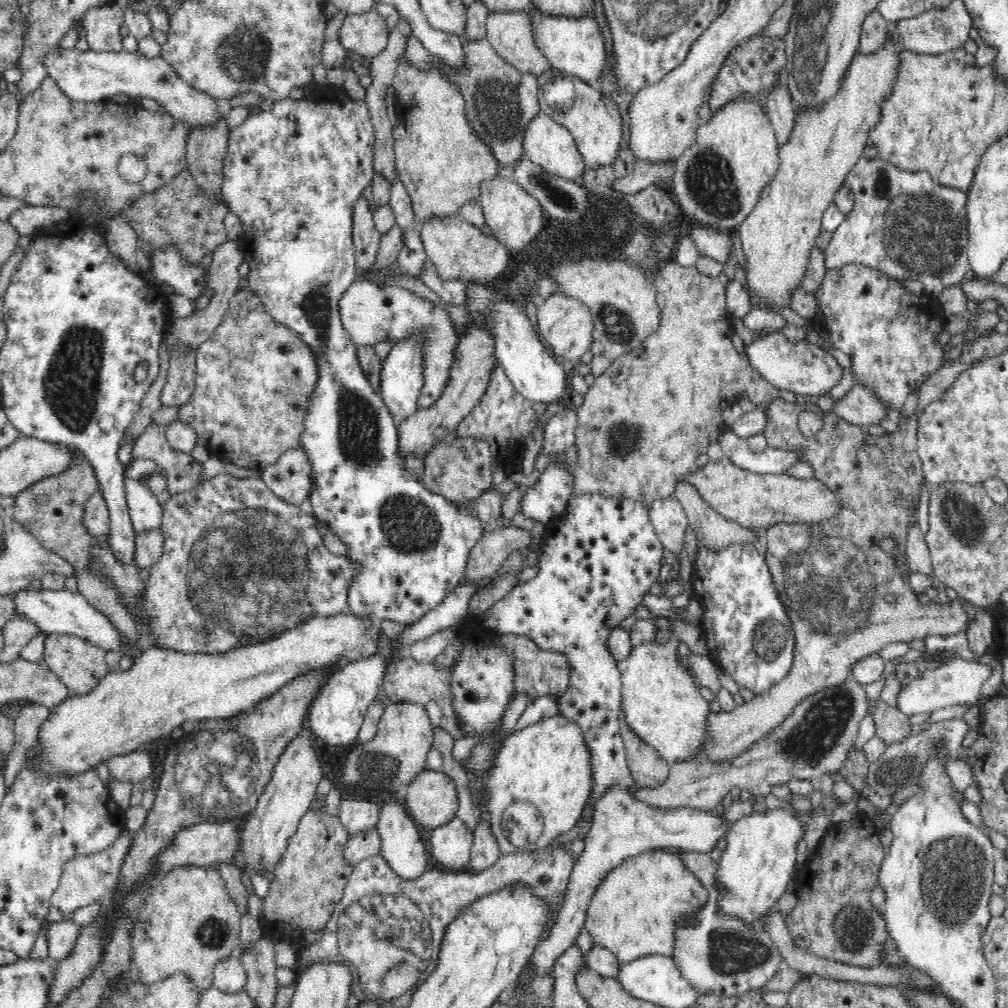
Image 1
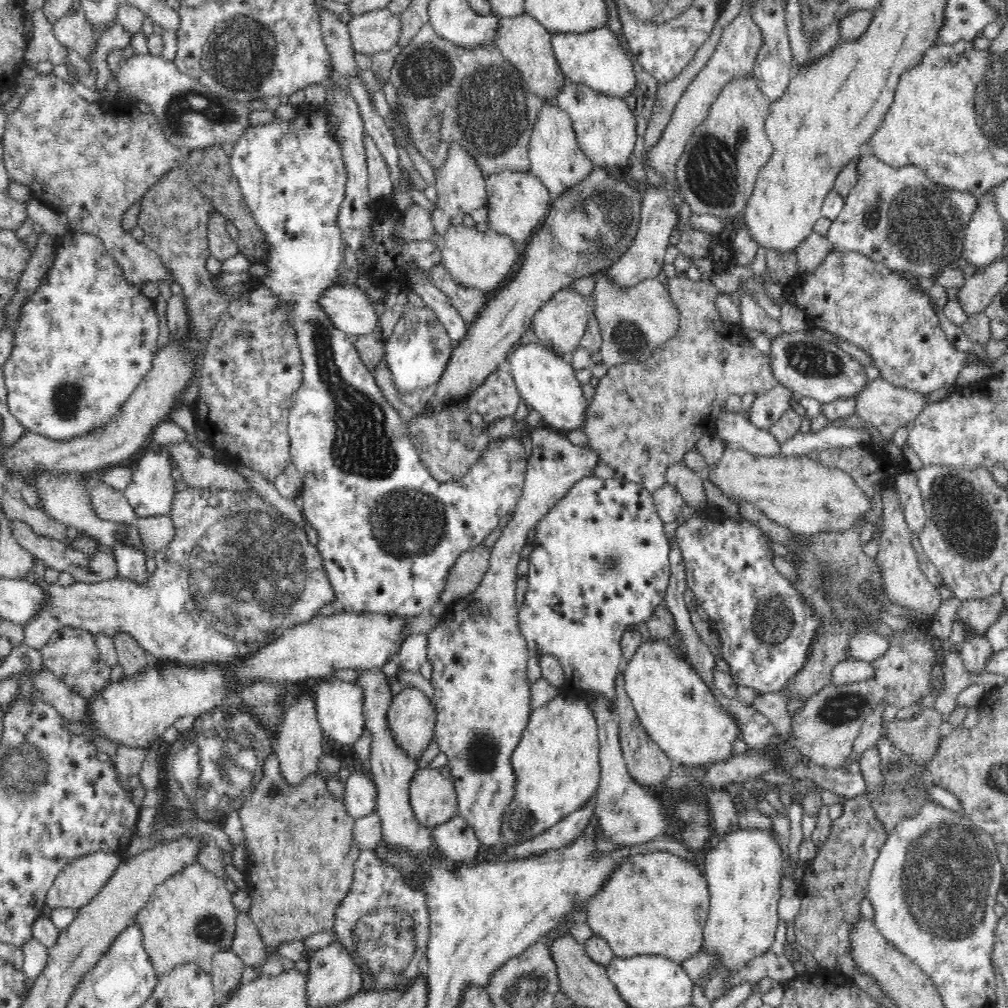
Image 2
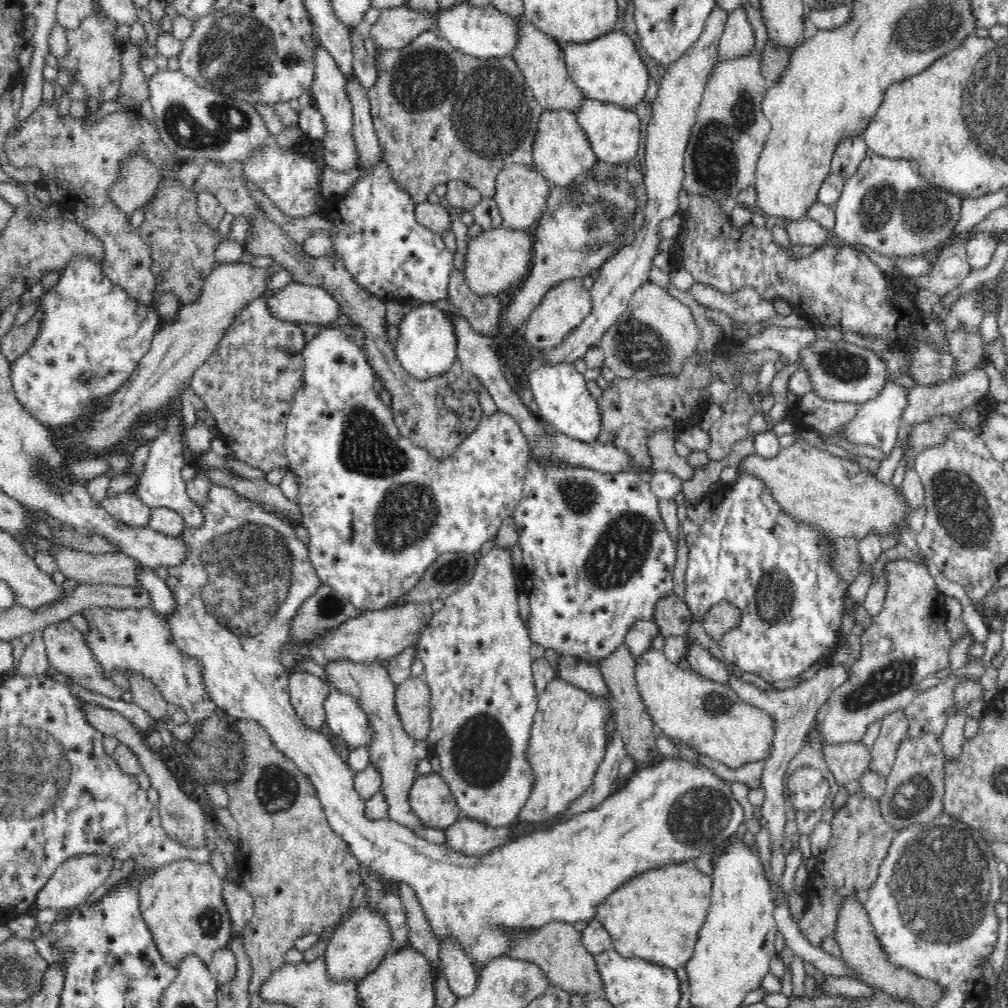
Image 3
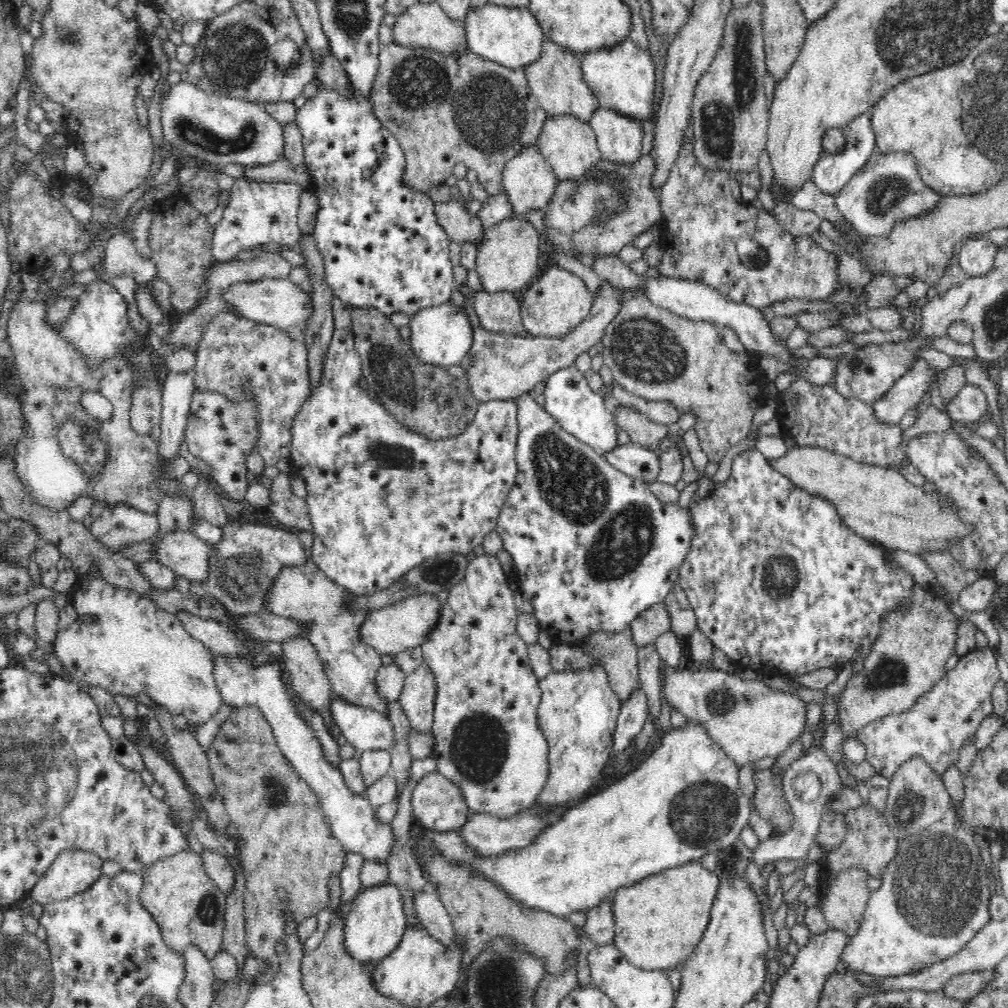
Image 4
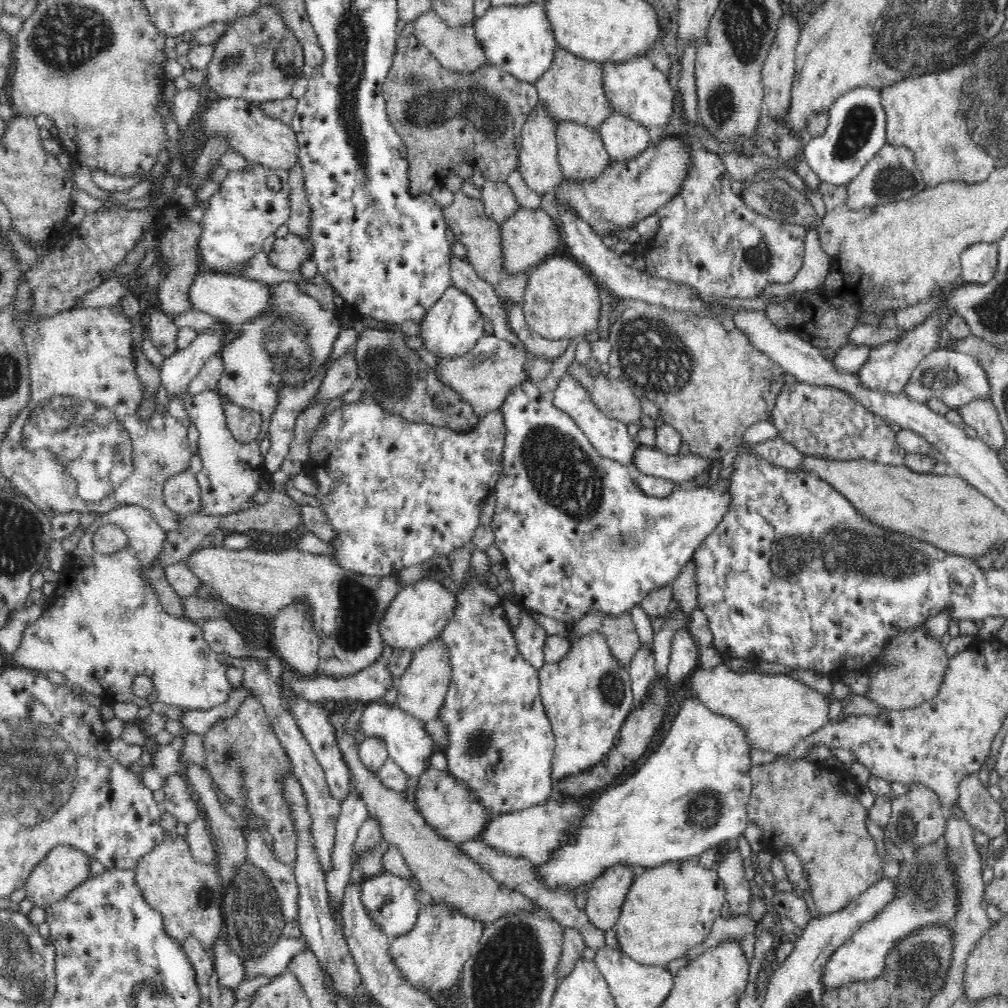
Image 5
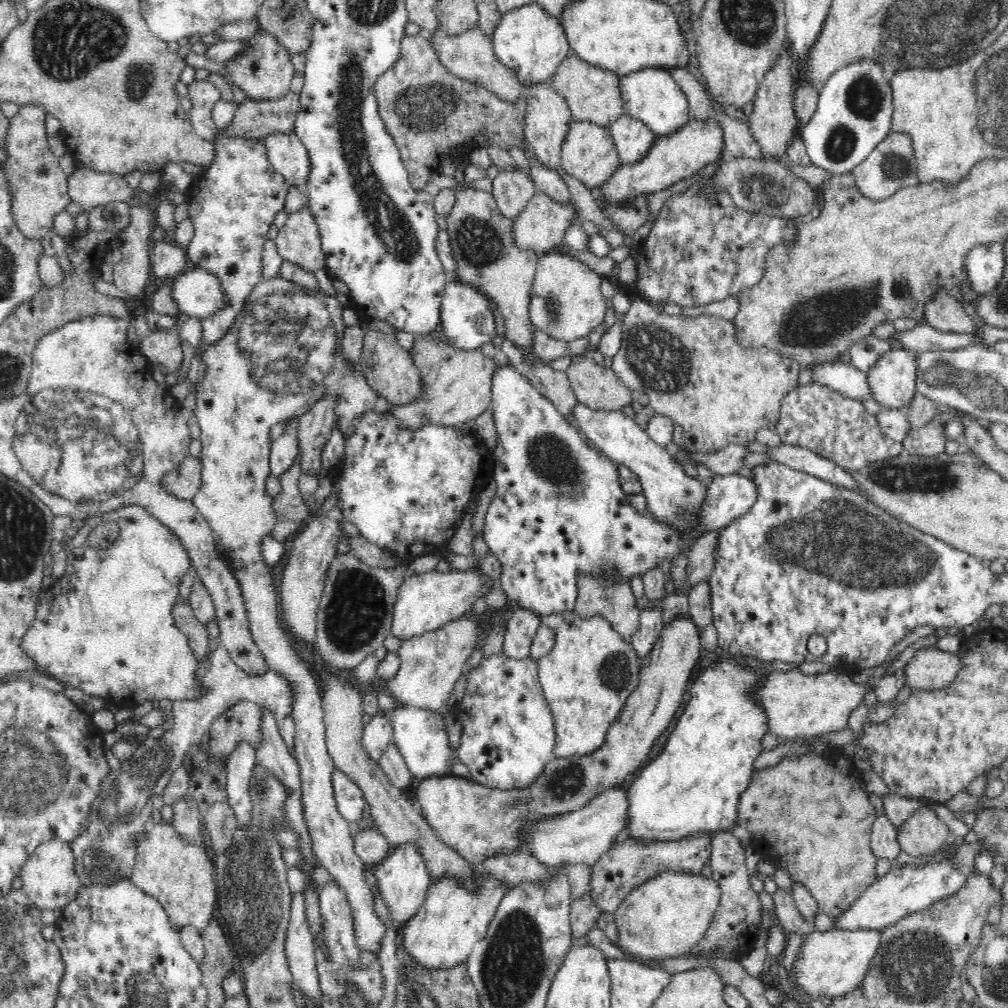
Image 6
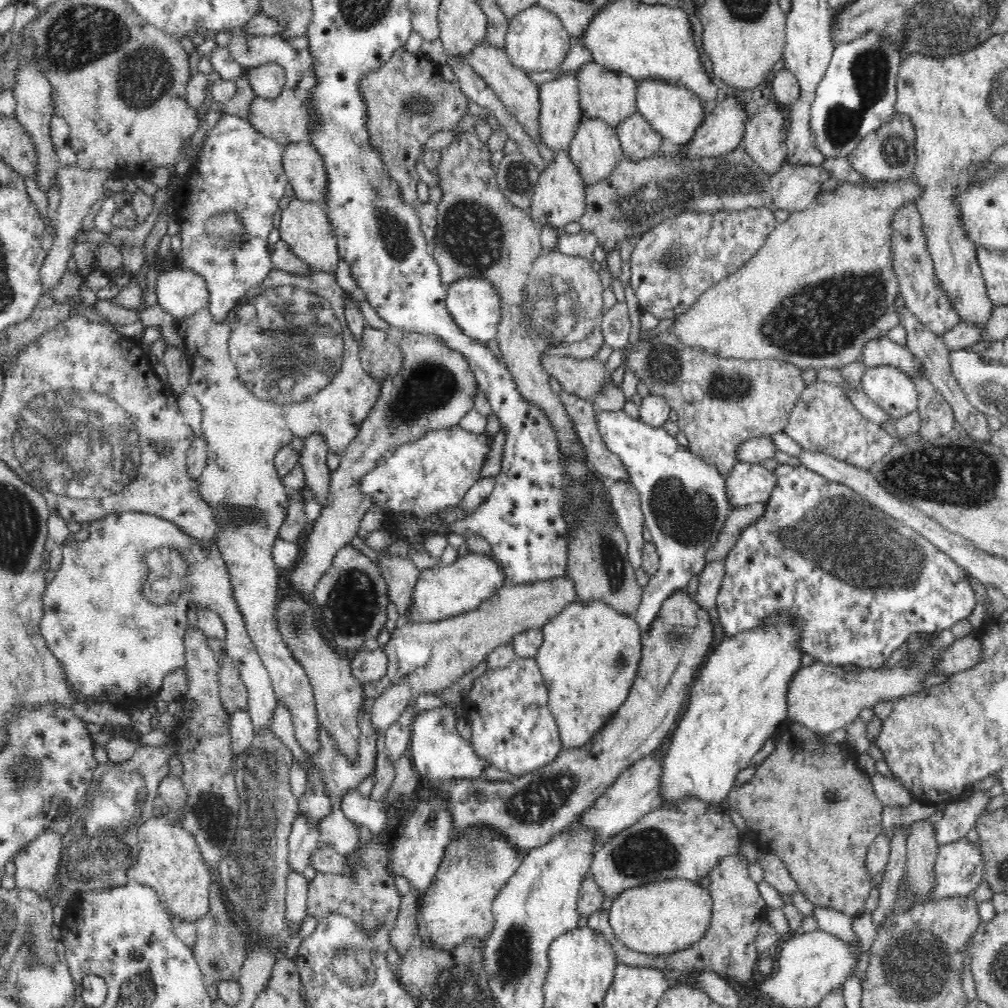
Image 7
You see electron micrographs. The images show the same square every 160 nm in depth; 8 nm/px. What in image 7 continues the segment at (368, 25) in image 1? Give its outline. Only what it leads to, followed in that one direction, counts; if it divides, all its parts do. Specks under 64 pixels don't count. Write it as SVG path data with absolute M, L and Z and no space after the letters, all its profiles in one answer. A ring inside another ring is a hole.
M487 41L479 45L474 53L466 57L459 56L459 61L472 67L474 73L481 77L492 88L492 91L497 94L508 112L511 112L516 117L524 130L533 138L539 149L540 156L542 156L542 161L547 165L553 163L557 153L548 148L547 144L544 144L543 136L539 134L539 86L530 80L528 74L511 62L503 48L491 46Z

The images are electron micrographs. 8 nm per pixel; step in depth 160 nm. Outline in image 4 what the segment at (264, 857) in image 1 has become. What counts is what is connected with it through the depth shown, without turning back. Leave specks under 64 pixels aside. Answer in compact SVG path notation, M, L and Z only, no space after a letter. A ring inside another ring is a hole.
M303 636L286 637L282 648L280 659L293 694L315 714L328 710L333 693L318 650Z

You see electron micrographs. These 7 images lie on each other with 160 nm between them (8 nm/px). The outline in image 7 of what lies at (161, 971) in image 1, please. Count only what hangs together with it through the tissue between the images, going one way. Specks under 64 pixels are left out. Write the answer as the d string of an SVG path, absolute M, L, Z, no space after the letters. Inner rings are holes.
M167 815L150 816L145 819L139 827L137 827L137 862L128 870L128 878L131 882L143 883L146 886L152 887L160 895L162 904L172 916L180 916L184 920L196 923L202 915L209 910L209 890L210 872L209 866L202 858L202 853L196 844L196 839L184 829L180 824L174 824Z

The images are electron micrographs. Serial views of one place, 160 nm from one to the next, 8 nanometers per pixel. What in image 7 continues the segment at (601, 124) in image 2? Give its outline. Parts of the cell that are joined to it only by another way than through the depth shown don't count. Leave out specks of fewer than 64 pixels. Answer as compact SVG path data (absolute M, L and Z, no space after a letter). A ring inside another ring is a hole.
M638 112L618 124L616 133L619 135L624 157L628 159L646 159L656 154L663 142L661 134Z

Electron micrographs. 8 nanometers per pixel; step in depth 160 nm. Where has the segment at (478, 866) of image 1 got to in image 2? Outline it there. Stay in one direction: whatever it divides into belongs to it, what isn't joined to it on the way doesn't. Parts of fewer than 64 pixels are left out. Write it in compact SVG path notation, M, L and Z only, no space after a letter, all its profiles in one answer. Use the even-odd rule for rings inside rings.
M550 427L548 430L546 428L538 428L532 432L532 458L530 462L527 462L527 471L525 476L523 494L520 498L519 504L516 505L515 513L513 517L509 519L508 525L499 533L496 533L495 536L491 539L491 554L489 558L489 566L485 568L484 574L481 576L480 582L476 586L476 590L470 592L470 596L462 597L462 600L458 602L453 602L448 605L448 614L442 618L442 622L438 622L438 628L432 630L428 634L428 638L425 638L425 656L430 665L432 665L432 676L430 676L431 684L434 688L434 698L435 698L435 711L436 722L434 726L434 739L437 742L437 748L440 751L444 752L447 756L448 764L450 770L452 770L452 776L454 776L454 789L456 789L457 794L457 804L459 806L458 814L462 815L466 822L475 830L475 834L478 835L480 841L484 846L489 846L496 848L500 845L500 826L502 824L502 816L504 812L510 809L510 804L514 801L516 788L518 788L518 778L515 775L515 768L512 767L511 754L514 752L514 749L518 746L520 737L524 732L524 729L527 728L527 724L531 715L531 685L528 682L527 677L527 662L530 658L532 652L529 650L526 639L523 637L523 632L520 631L520 620L519 620L519 609L516 605L516 584L514 580L518 579L518 574L516 569L518 568L518 558L520 558L520 552L527 544L526 535L528 535L529 530L533 530L534 526L539 520L552 508L552 504L556 500L560 500L570 487L574 483L578 483L581 478L584 478L591 474L592 470L595 469L597 465L598 457L591 447L578 447L572 442L566 440L565 433L561 432L550 432Z

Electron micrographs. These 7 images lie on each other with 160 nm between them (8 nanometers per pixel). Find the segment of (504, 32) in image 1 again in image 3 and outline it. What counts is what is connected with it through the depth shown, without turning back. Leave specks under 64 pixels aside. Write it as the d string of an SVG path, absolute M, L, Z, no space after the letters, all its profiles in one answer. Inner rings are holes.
M521 16L521 18L523 18L521 23L523 36L519 48L515 50L511 57L515 60L524 80L526 80L526 86L530 88L530 92L536 97L544 110L566 109L574 112L580 108L585 96L568 73L562 45L554 38L543 34L537 29L537 26L532 25L524 16Z

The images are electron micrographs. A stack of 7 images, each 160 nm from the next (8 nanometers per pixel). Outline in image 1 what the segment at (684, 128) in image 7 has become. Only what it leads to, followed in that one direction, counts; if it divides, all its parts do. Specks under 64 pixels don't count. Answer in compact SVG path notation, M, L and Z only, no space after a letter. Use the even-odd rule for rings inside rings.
M536 8L530 9L527 14L535 26L536 44L539 44L540 51L552 68L566 70L566 76L576 76L587 84L588 80L600 78L602 70L608 64L608 56L604 48L604 38L594 19L546 17L545 14L538 13Z

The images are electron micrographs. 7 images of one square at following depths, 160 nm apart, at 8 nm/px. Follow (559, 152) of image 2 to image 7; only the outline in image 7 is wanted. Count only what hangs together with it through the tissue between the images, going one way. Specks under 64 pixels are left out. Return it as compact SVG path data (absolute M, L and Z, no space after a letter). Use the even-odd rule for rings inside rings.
M598 118L583 119L568 148L572 160L578 166L579 173L583 175L583 183L588 186L608 178L616 168L618 161L624 157L616 127Z

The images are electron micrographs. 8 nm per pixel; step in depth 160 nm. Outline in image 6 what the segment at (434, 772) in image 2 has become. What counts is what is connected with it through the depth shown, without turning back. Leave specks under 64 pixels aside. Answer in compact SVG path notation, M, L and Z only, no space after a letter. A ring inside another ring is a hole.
M691 616L679 617L674 622L664 625L662 632L653 643L652 650L640 662L640 674L636 688L628 696L616 722L613 722L604 734L601 746L588 755L574 755L573 758L554 758L534 782L526 787L500 790L498 787L484 786L482 783L460 776L426 777L418 784L414 801L421 807L422 816L427 820L442 842L458 851L458 854L473 865L488 859L492 855L510 853L508 850L520 846L520 830L524 839L524 830L530 824L550 820L564 814L584 808L596 795L608 790L609 786L624 782L626 776L634 773L632 768L638 769L640 764L649 760L648 753L656 744L658 736L666 732L672 718L680 713L680 704L686 701L686 686L690 683L690 676L694 664L700 658L700 634Z

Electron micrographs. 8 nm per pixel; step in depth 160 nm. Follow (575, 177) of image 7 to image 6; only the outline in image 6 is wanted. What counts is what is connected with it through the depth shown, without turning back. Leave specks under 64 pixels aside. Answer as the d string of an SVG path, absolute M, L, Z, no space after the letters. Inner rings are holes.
M536 191L522 212L514 218L514 237L520 247L531 247L538 255L555 252L556 247L564 240L566 229L578 216L578 206L571 197L567 201L558 201L554 197Z

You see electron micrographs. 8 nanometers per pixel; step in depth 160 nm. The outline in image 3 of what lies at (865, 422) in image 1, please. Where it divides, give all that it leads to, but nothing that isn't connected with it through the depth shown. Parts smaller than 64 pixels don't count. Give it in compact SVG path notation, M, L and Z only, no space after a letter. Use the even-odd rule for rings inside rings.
M984 366L967 370L959 377L947 383L940 383L934 387L915 384L907 390L907 403L902 413L902 420L910 425L914 425L917 423L925 423L936 416L955 416L956 413L960 414L964 408L980 402L988 392L988 388L988 375L984 371Z

